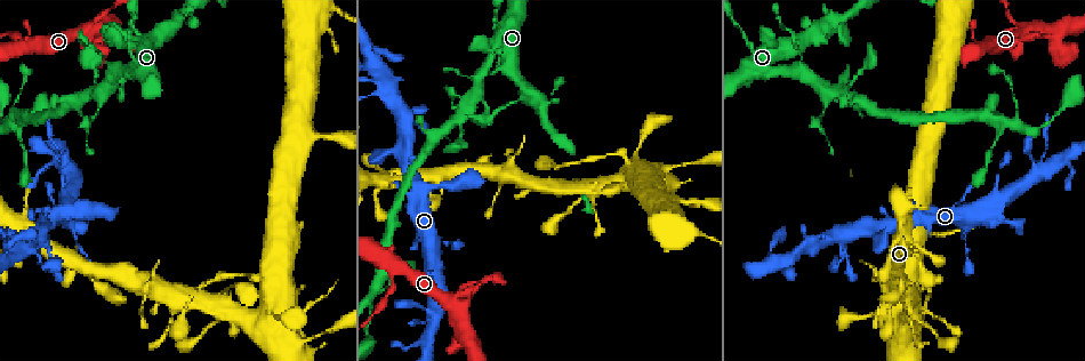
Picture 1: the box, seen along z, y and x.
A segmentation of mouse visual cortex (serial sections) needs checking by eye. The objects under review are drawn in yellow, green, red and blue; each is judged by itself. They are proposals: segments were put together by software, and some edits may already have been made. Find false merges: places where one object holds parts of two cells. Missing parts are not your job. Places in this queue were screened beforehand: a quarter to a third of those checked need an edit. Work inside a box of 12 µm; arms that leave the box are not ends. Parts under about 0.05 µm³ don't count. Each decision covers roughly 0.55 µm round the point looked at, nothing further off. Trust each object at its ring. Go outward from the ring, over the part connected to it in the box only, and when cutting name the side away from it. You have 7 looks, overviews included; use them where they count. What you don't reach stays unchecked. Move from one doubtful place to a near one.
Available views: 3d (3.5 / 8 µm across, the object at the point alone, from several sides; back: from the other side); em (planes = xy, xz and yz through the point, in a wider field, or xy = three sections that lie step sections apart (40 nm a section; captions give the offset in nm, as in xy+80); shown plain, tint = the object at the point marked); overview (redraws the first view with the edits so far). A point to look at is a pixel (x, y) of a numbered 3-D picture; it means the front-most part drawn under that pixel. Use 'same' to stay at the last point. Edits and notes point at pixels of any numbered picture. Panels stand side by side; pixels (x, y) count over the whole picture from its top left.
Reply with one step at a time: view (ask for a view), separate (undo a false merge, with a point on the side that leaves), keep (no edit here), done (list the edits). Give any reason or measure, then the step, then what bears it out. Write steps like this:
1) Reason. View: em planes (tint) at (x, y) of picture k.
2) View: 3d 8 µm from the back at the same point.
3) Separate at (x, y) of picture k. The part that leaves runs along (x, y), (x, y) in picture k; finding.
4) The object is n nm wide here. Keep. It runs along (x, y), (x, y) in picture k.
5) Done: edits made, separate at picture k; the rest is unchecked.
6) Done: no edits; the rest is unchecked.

Branch point. View: em planes (tint) at (137, 282) of picture 1.

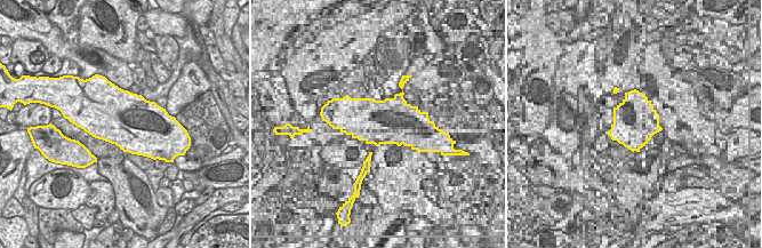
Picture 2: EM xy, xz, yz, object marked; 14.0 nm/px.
View: 3d 3.5 µm at the same point.

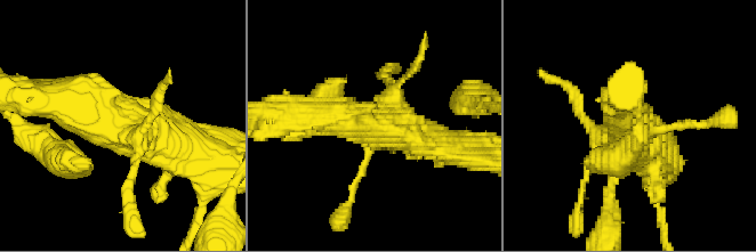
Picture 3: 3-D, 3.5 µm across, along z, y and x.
Separate at (131, 178) of picture 3. The part that leaves runs along (136, 136), (128, 209), (139, 234) in picture 3; two cells meet here.

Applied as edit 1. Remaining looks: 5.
View: 3d 3.5 µm at (261, 281) of picture 1.

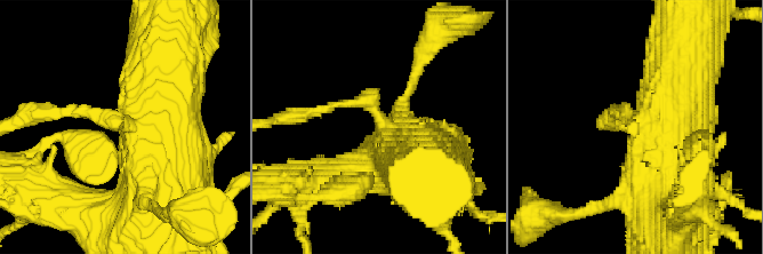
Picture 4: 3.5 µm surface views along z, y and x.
View: em xy step 2 (tint) at (125, 122) of picture 4.

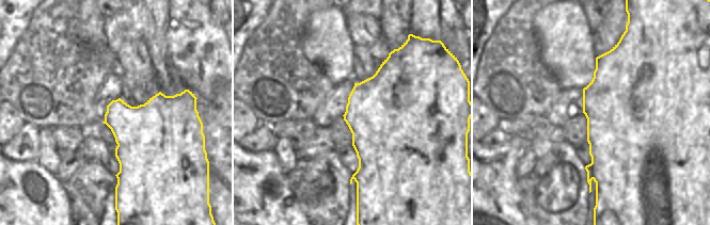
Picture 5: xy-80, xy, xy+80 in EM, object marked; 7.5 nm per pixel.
Separate at (79, 109) of picture 4. The part that leaves runs along (118, 124), (101, 113), (26, 113) in picture 4; two cells meet here.

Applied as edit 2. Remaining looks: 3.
Redraw. View: overview.

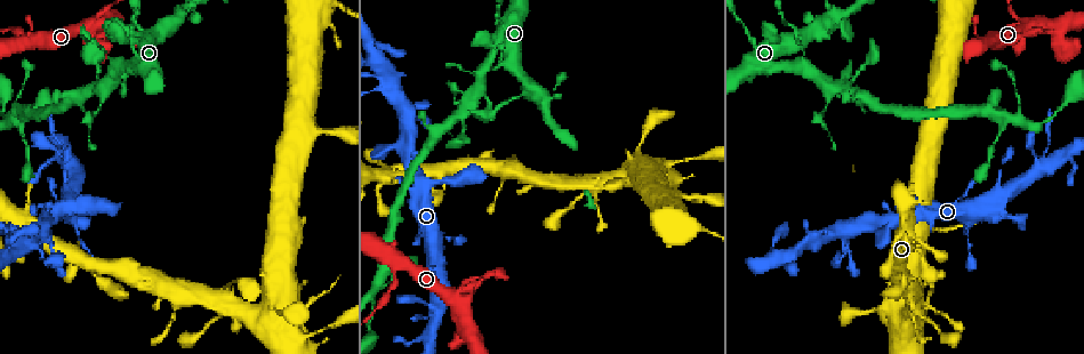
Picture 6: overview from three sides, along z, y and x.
Sharp bend. View: 3d 3.5 µm at (324, 21) of picture 6.

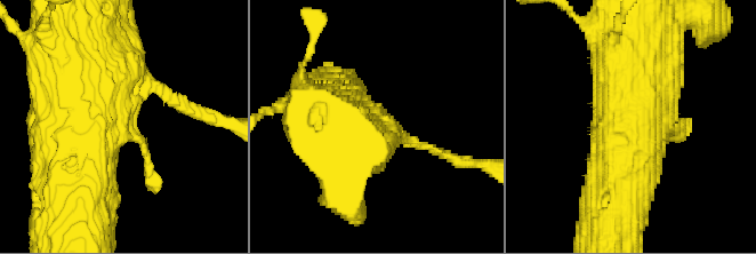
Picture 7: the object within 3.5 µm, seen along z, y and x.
View: em planes (tint) at (119, 131) of picture 7.

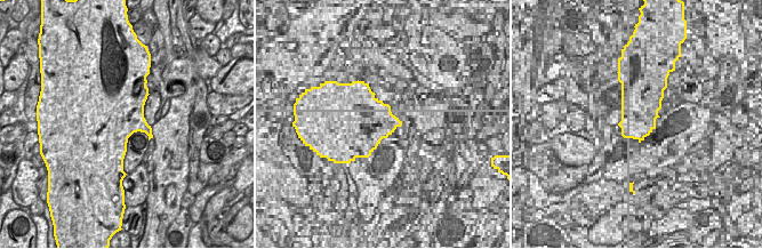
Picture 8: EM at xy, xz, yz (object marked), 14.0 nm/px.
The object is 850 nm wide here. Keep. It runs along (80, 150), (94, 109), (143, 143), (157, 185) in picture 7; one cell here.

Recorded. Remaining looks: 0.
Done: edits made, separate at picture 3, separate at picture 4; the rest is unchecked.

